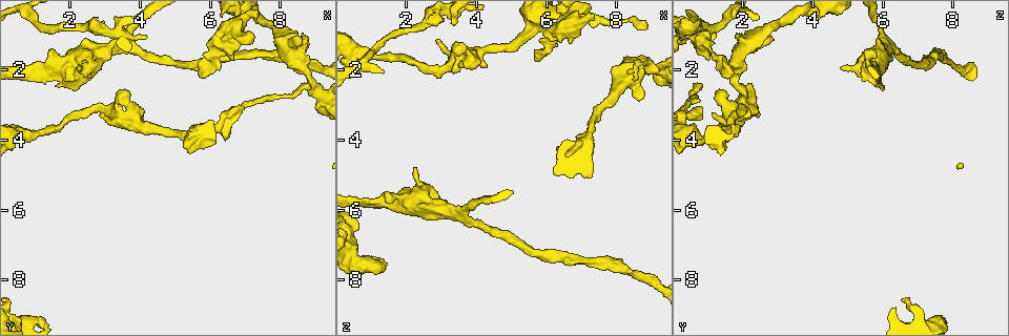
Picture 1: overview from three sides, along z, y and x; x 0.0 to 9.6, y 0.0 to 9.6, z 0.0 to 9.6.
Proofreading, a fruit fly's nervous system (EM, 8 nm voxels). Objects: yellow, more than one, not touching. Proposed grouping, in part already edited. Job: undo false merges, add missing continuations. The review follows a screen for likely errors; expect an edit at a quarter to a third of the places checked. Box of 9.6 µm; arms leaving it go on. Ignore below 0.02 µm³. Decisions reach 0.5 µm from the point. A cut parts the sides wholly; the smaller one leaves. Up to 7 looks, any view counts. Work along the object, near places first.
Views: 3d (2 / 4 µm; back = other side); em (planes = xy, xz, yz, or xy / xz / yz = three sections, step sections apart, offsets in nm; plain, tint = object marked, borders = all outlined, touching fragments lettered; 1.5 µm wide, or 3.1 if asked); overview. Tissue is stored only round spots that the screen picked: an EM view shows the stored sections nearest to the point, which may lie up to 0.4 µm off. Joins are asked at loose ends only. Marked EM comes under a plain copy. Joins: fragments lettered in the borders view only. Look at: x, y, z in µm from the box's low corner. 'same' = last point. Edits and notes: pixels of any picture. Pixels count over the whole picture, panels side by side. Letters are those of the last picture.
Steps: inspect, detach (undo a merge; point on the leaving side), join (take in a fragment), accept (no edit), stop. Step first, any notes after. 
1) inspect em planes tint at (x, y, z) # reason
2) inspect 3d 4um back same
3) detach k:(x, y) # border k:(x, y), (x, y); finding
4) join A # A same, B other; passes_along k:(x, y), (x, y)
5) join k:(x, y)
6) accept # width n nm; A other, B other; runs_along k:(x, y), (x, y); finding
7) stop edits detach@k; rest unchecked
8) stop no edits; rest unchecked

inspect 3d 2um at (5.85, 2.20, 1.70) # free end

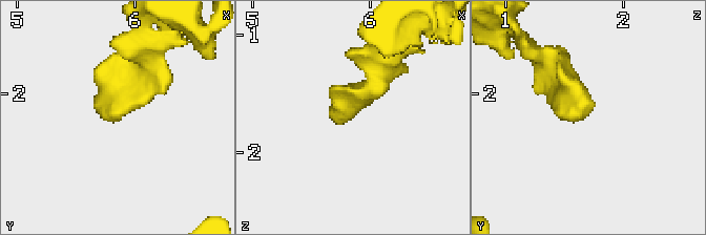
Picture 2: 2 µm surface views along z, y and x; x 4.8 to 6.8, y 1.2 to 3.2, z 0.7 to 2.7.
inspect em yz step 8 borders at (5.84, 2.16, 1.70) # shape alone is not enough

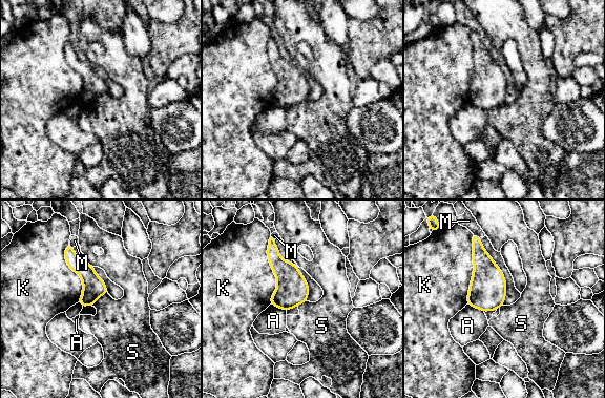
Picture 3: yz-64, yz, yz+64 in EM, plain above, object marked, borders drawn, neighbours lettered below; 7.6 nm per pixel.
accept # A other, K other, M other, S other; runs_along 3:(69, 249), (90, 279), (90, 302); no lettered fragment goes on from it

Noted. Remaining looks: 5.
inspect em xy step 4 tint at (3.65, 2.75, 1.35) # sharp bend

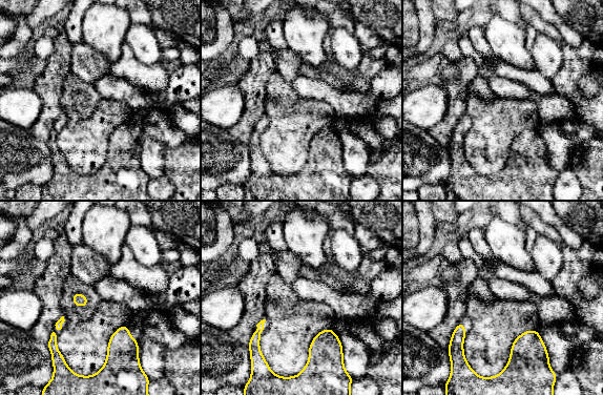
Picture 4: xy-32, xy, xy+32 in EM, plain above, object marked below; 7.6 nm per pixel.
inspect em xy step 4 borders same

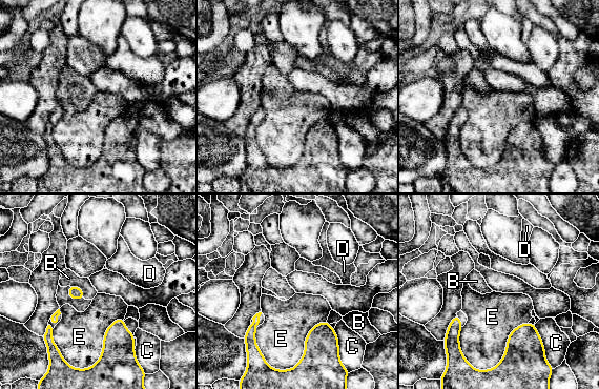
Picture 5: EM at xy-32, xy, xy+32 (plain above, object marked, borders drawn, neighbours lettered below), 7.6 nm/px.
accept # B other, C other, D other, E other; border 5:(69, 285), (79, 287), (84, 298); all the same neuron

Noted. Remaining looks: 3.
inspect em planes borders at (8.70, 1.15, 2.85) # free end

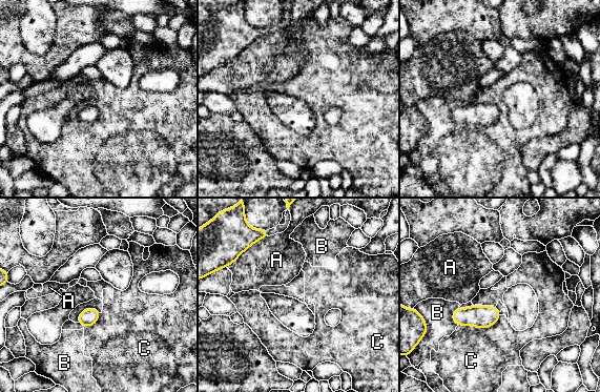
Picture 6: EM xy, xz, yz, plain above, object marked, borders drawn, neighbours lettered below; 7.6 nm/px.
accept # A other, B other, C other; border 6:(458, 307), (453, 312), (457, 325); none of them fits

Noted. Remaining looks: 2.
stop no edits; rest unchecked

